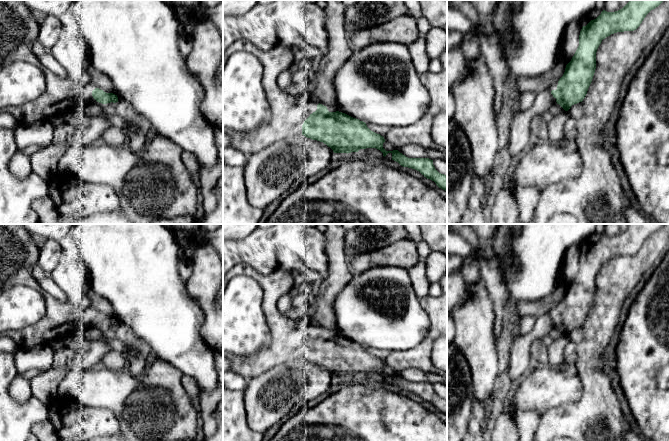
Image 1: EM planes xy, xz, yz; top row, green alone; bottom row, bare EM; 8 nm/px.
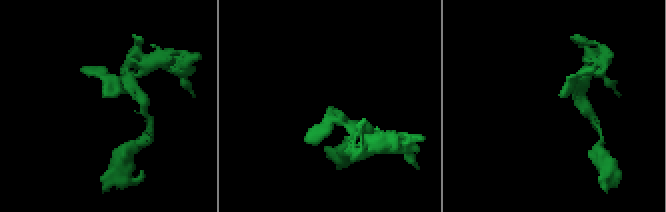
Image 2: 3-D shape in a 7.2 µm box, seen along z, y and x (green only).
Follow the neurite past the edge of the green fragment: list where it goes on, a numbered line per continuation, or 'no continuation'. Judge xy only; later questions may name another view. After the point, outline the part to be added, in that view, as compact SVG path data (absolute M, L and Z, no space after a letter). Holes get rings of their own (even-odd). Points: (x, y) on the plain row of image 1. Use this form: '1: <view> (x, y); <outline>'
1: xy (19, 254); M0 224L0 293L3 292L3 291L5 291L5 290L8 290L9 288L12 288L13 286L16 286L16 285L28 286L28 287L31 287L31 288L33 288L33 289L39 291L39 292L44 296L45 305L46 305L46 314L44 315L44 317L43 317L42 319L40 319L40 320L38 321L38 324L37 324L36 326L31 325L31 326L30 326L30 329L29 329L29 330L25 330L23 333L21 333L20 331L19 331L19 332L9 332L9 333L5 333L4 335L7 335L7 336L11 337L11 338L16 342L16 344L18 345L19 348L34 348L34 347L39 346L39 345L42 345L42 344L49 344L49 343L50 343L51 341L53 341L53 340L60 339L60 338L64 338L64 337L69 336L69 335L71 335L71 334L82 334L83 331L84 331L85 329L87 329L87 328L98 328L98 329L99 329L102 333L104 333L104 334L118 333L118 332L120 332L120 331L122 330L122 328L121 328L121 323L120 323L120 321L117 319L117 316L116 316L115 314L113 314L113 315L106 315L106 314L104 314L104 313L102 313L102 312L99 312L98 310L96 310L95 308L93 308L91 305L90 305L88 308L79 311L79 310L78 310L77 308L75 308L70 302L68 302L68 301L65 301L65 302L59 301L59 300L55 299L52 295L50 295L50 294L48 294L47 292L45 292L45 291L42 289L42 287L40 286L38 280L33 276L33 268L34 268L35 265L38 264L39 252L40 252L40 248L34 243L34 241L33 241L33 239L32 239L32 236L29 234L29 232L27 231L27 229L25 228L25 226L24 226L23 224ZM95 312L99 312L99 313L103 314L103 315L106 316L106 317L113 317L113 318L115 318L115 319L118 321L118 325L117 325L116 327L111 326L111 327L107 327L107 328L102 328L102 327L97 326L97 325L93 322L93 320L92 320L92 315L93 315Z

